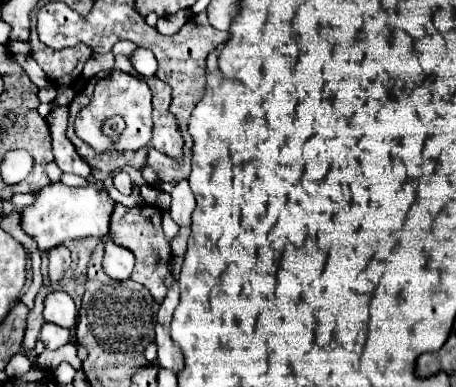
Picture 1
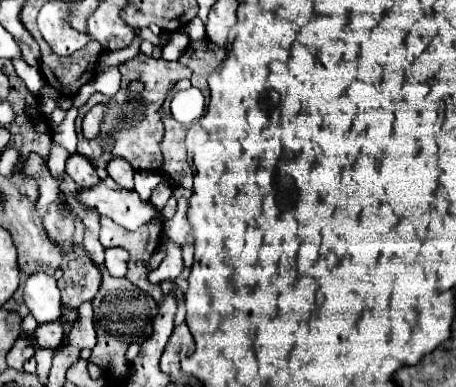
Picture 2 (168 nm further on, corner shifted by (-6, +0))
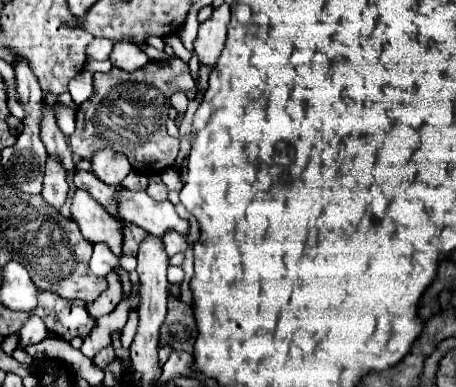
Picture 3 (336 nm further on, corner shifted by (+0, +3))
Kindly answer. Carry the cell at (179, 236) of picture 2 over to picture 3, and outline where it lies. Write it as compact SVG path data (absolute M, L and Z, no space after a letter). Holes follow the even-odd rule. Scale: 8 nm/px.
M167 233L163 237L163 243L165 243L165 251L169 257L173 257L175 253L185 253L187 249L187 241L179 233Z

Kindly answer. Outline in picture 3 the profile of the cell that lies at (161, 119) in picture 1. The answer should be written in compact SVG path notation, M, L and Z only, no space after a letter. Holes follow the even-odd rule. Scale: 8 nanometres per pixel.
M181 59L149 61L135 73L125 73L117 67L109 73L95 73L95 95L81 103L75 113L77 129L71 137L73 153L81 159L91 159L97 149L111 147L113 151L125 153L135 171L159 173L173 167L179 153L179 139L167 135L165 123L171 107L169 99L177 91L183 91L189 101L193 101L197 93L189 67Z

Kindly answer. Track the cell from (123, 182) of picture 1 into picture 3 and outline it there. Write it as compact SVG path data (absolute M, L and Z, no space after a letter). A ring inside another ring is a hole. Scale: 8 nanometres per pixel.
M99 149L91 159L91 171L107 185L119 185L131 169L127 157L113 149Z

